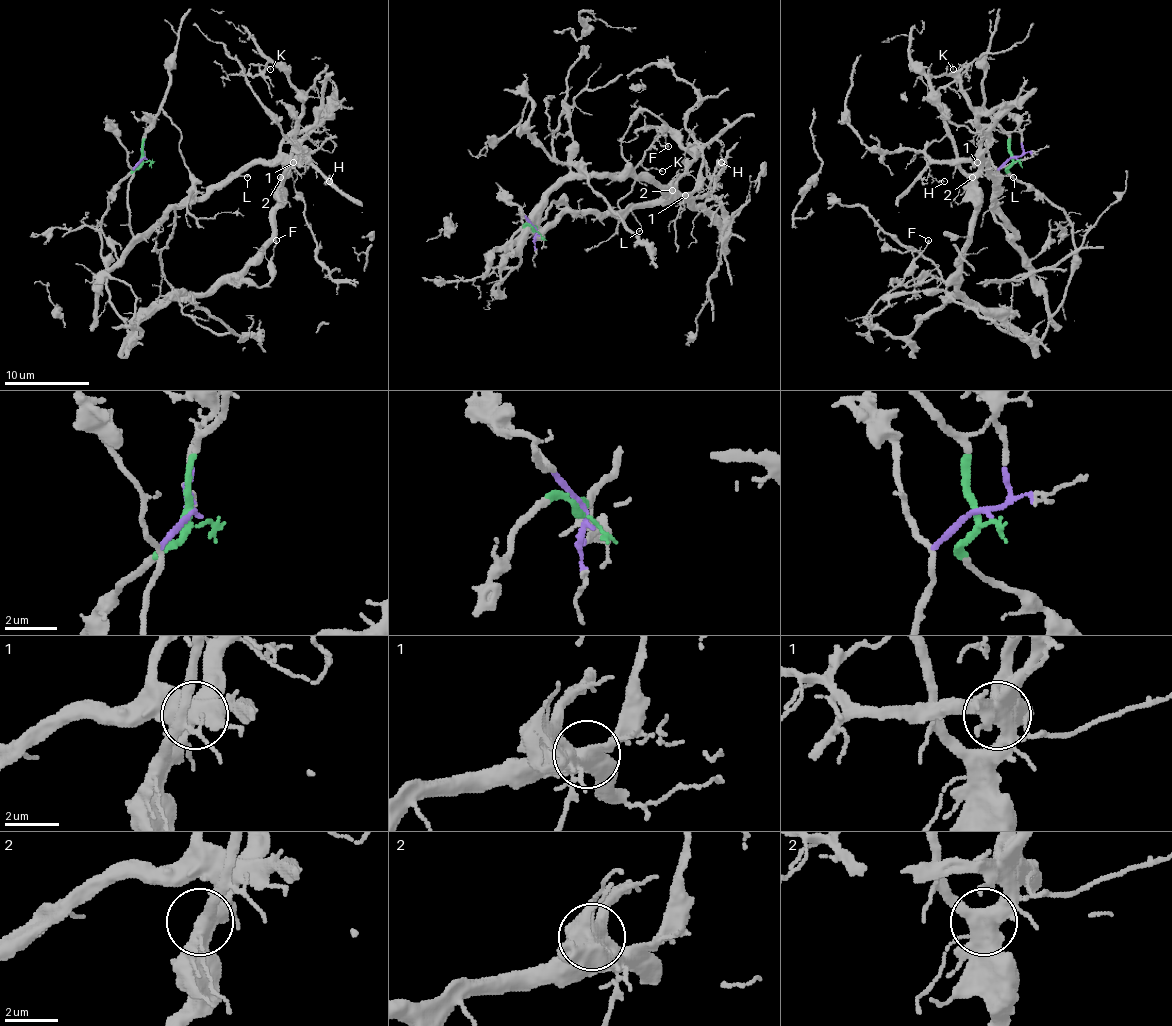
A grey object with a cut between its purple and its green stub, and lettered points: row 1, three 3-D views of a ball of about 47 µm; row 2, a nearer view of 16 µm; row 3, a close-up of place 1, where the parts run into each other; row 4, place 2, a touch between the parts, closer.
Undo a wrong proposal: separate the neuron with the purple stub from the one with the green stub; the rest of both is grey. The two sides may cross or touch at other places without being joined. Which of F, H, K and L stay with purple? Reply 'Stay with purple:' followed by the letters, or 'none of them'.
Stay with purple: H, L

